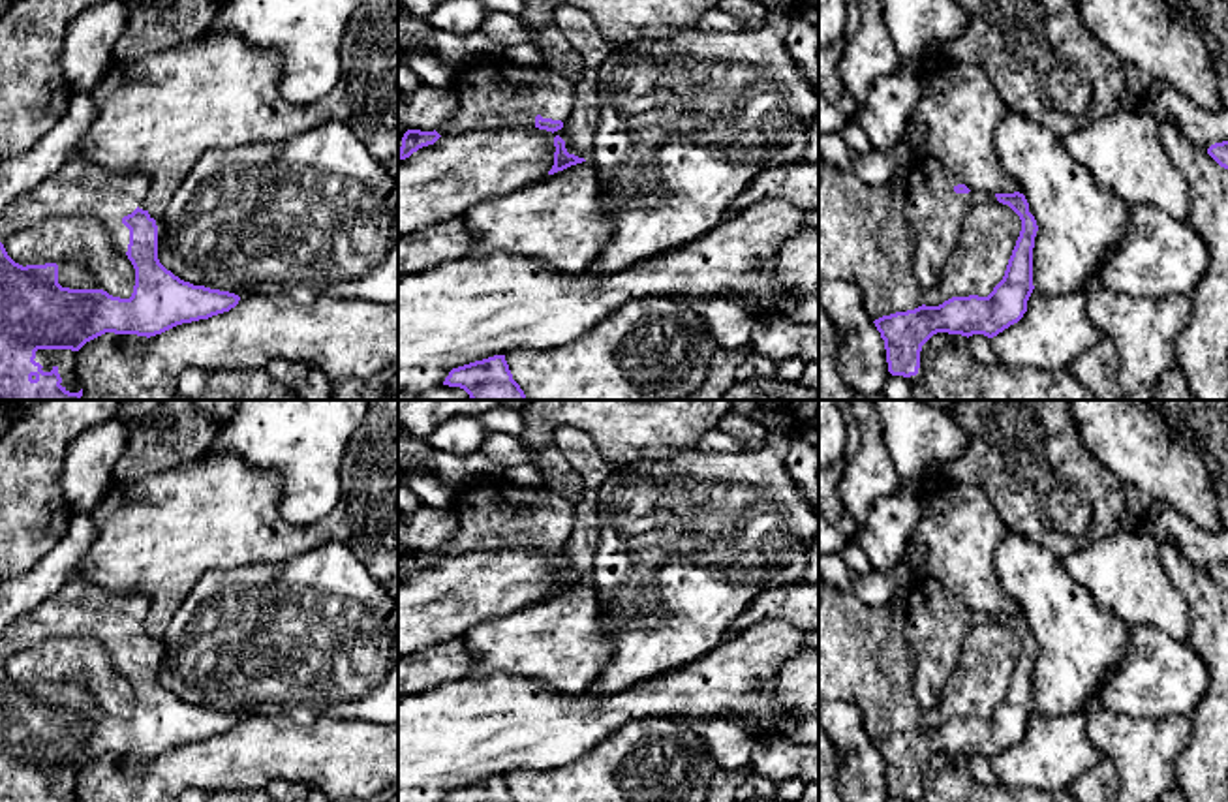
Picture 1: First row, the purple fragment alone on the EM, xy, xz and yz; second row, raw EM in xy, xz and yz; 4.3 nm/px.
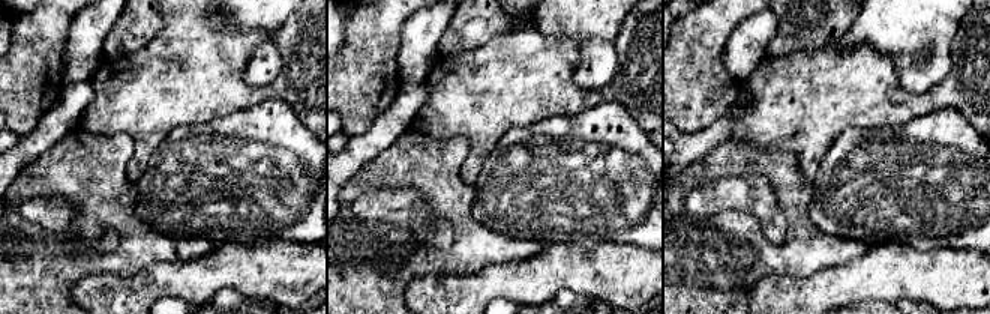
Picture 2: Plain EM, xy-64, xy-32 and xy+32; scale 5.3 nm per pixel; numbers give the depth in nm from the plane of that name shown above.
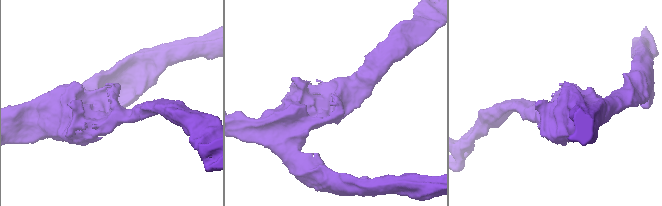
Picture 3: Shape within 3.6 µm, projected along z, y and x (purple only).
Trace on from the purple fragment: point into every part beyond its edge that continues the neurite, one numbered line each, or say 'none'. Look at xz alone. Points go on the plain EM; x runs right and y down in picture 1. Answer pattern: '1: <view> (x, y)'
1: xz (494, 515)

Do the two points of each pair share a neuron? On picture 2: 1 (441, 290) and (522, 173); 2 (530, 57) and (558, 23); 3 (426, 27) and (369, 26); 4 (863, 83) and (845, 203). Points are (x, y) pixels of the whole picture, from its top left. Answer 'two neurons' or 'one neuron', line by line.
1: two neurons
2: two neurons
3: two neurons
4: two neurons

